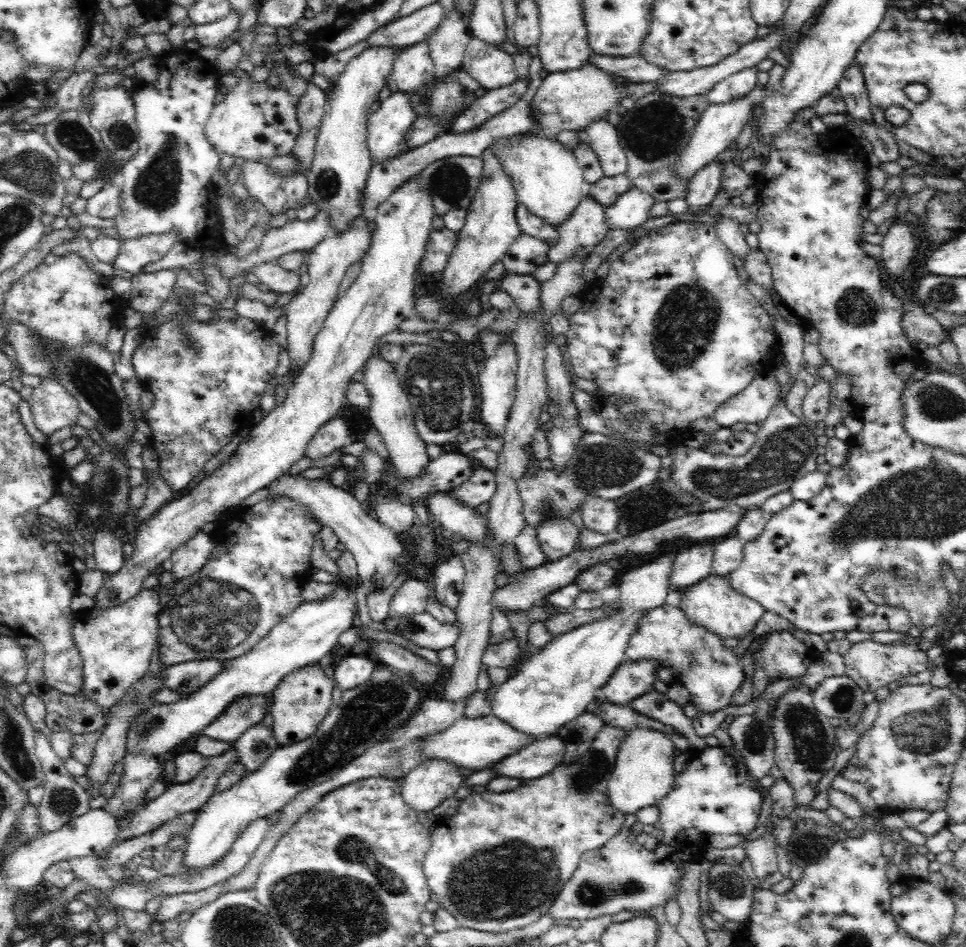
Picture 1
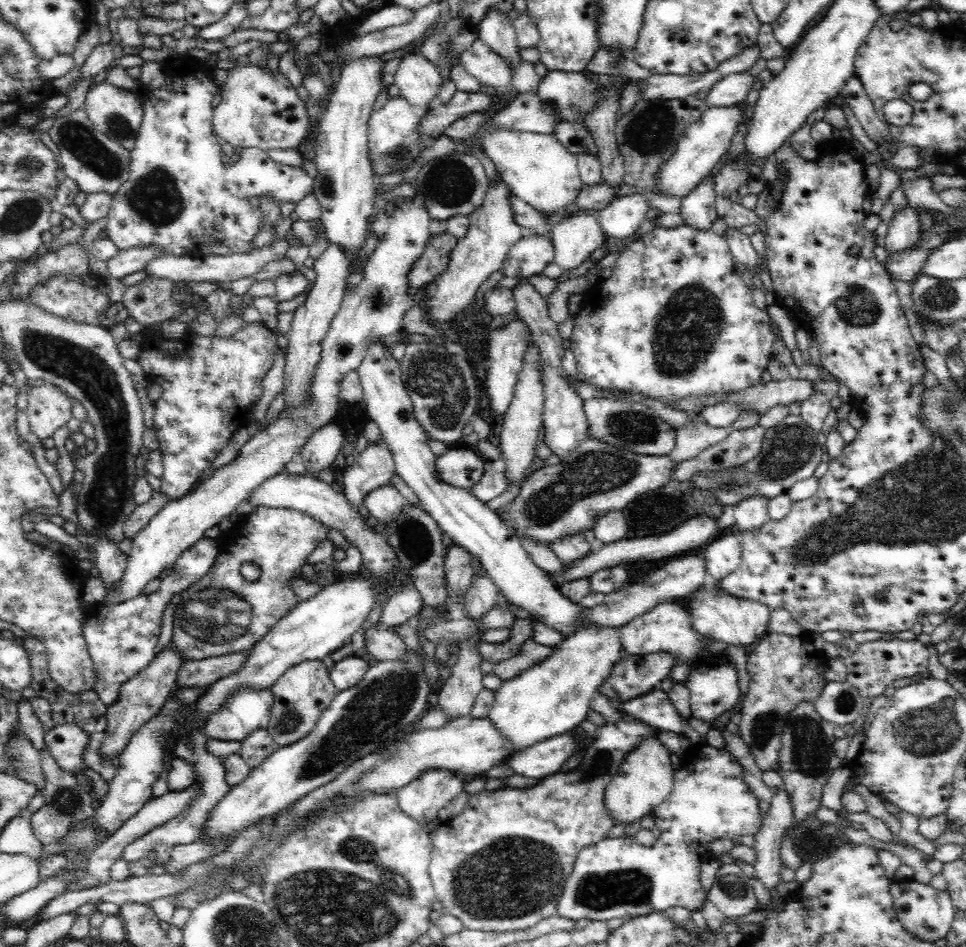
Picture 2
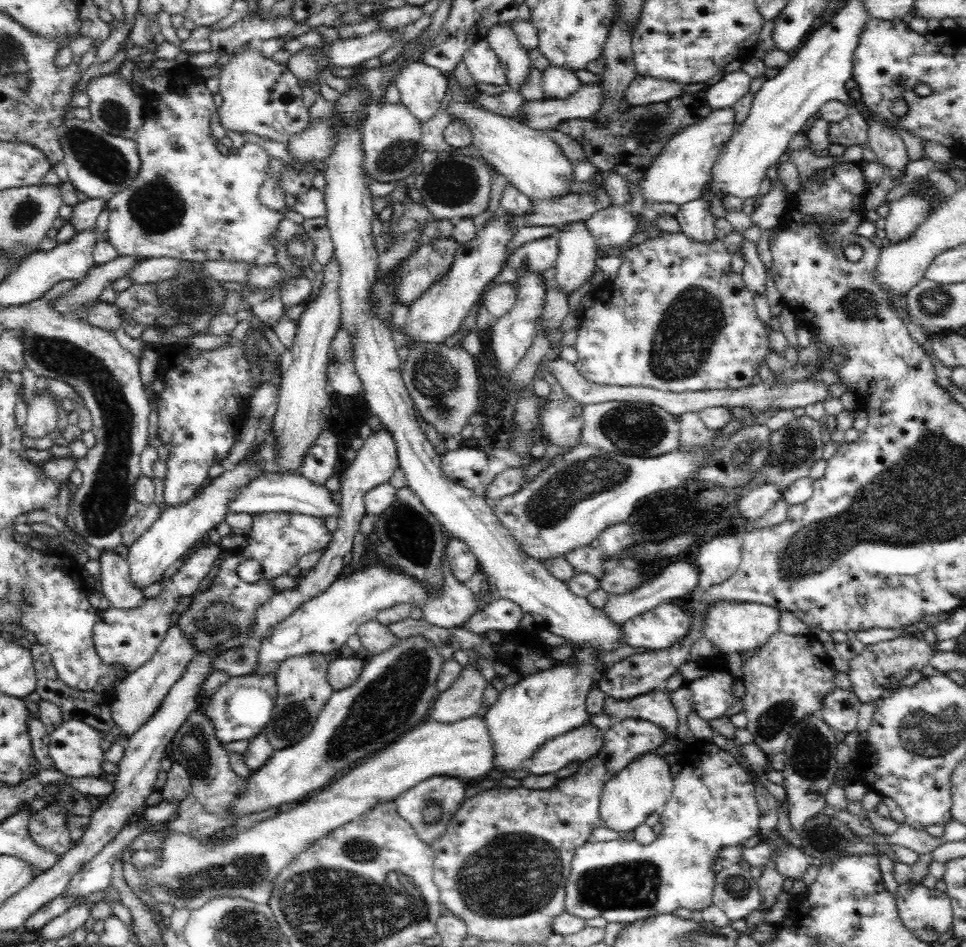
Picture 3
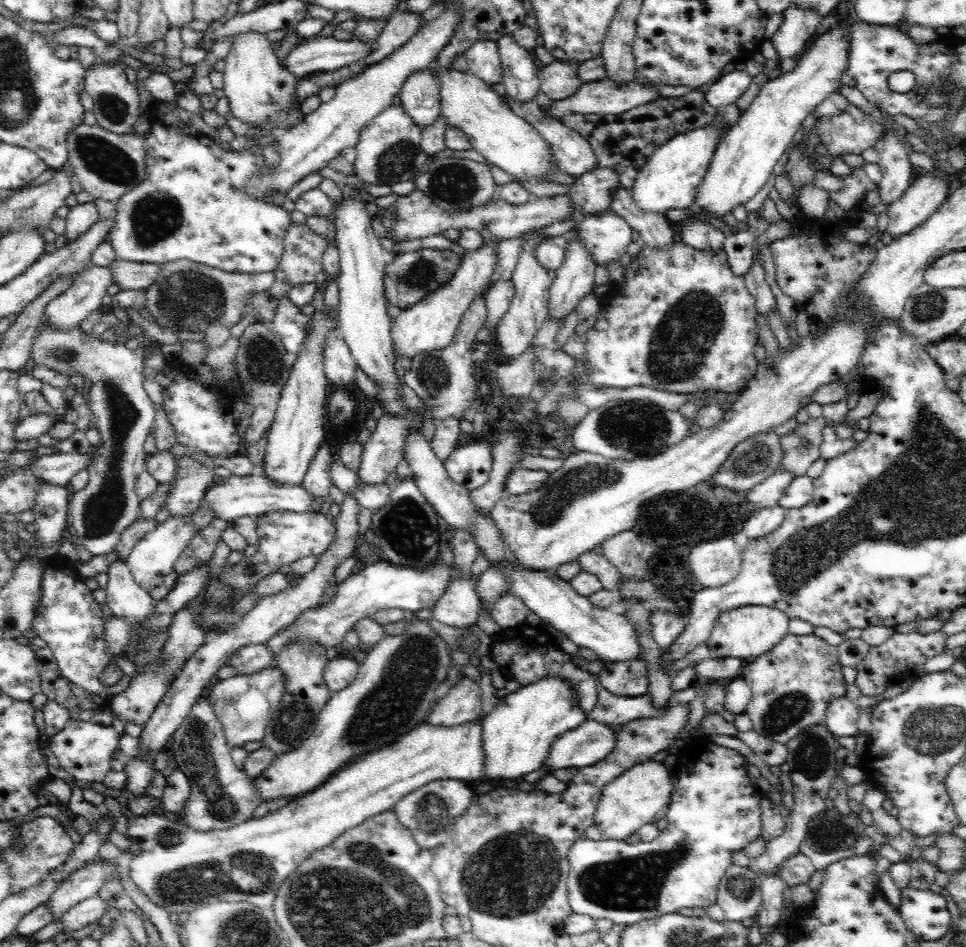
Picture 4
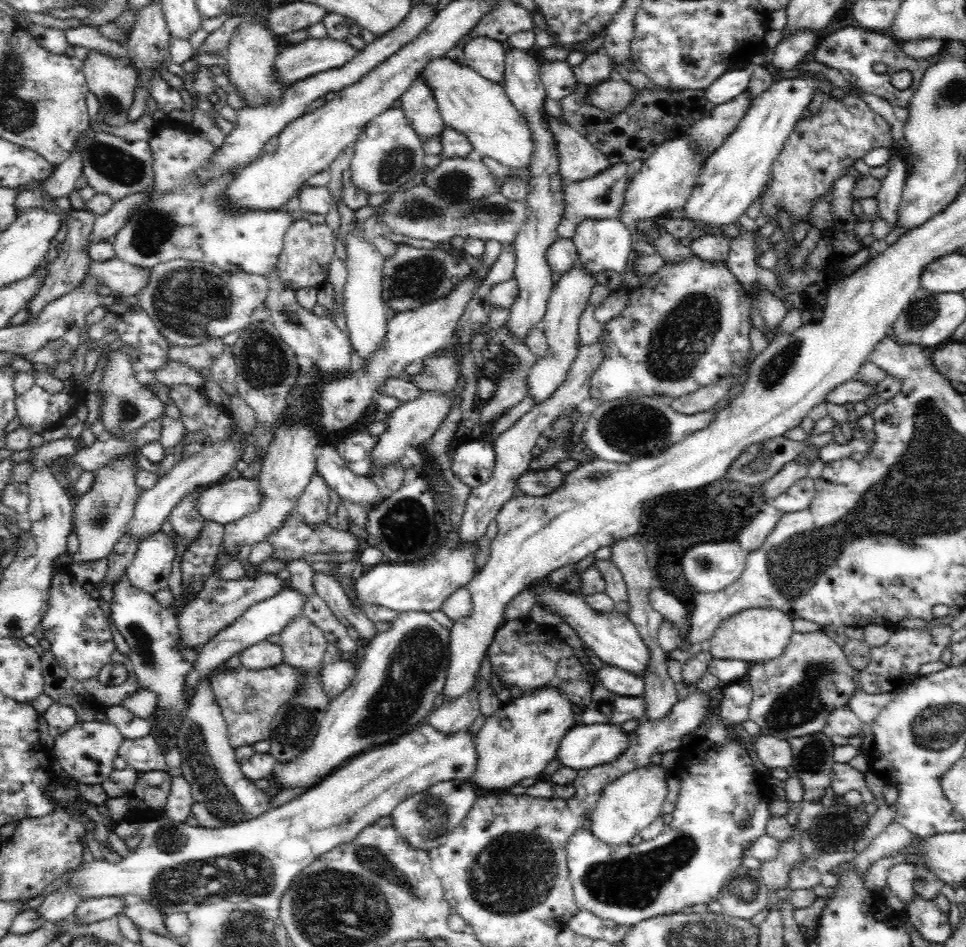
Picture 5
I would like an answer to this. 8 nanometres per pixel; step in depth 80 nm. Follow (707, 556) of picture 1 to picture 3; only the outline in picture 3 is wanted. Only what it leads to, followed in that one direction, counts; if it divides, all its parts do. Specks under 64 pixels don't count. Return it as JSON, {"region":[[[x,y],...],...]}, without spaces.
{"region":[[[682,560],[674,561],[664,569],[659,570],[653,578],[643,581],[643,584],[632,592],[610,594],[606,605],[601,610],[613,624],[621,626],[624,622],[641,616],[644,612],[650,612],[662,603],[671,603],[673,599],[685,597],[700,586],[701,582],[701,574],[697,564]]]}

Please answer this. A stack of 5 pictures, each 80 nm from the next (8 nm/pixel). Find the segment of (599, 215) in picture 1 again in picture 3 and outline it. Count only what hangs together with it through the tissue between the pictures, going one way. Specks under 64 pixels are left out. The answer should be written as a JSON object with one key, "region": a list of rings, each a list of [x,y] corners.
{"region":[[[587,221],[568,222],[556,229],[554,236],[559,252],[555,262],[557,271],[554,280],[557,288],[574,292],[594,272],[598,243],[588,228]]]}

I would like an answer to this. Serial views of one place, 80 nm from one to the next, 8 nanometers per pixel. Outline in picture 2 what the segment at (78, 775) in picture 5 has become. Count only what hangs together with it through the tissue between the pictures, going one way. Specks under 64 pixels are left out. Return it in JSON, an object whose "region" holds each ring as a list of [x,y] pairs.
{"region":[[[64,724],[45,732],[44,742],[58,766],[76,775],[75,772],[80,768],[86,768],[82,760],[82,750],[88,744],[89,737],[76,724]]]}

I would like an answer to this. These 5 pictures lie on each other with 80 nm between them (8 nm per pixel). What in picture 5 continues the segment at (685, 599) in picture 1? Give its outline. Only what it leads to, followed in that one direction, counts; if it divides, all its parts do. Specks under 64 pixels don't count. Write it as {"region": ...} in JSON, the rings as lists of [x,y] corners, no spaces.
{"region":[[[772,607],[750,608],[722,621],[705,649],[712,655],[712,659],[744,660],[747,664],[760,663],[780,656],[792,634],[792,620],[784,612]]]}

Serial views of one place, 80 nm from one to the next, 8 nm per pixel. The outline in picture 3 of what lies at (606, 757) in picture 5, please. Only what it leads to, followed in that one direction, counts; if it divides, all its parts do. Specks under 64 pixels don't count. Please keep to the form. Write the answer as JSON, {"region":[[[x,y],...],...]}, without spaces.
{"region":[[[588,722],[585,726],[540,744],[540,748],[532,752],[532,758],[522,764],[522,769],[534,776],[558,772],[570,760],[581,762],[596,754],[602,739],[602,730]]]}

